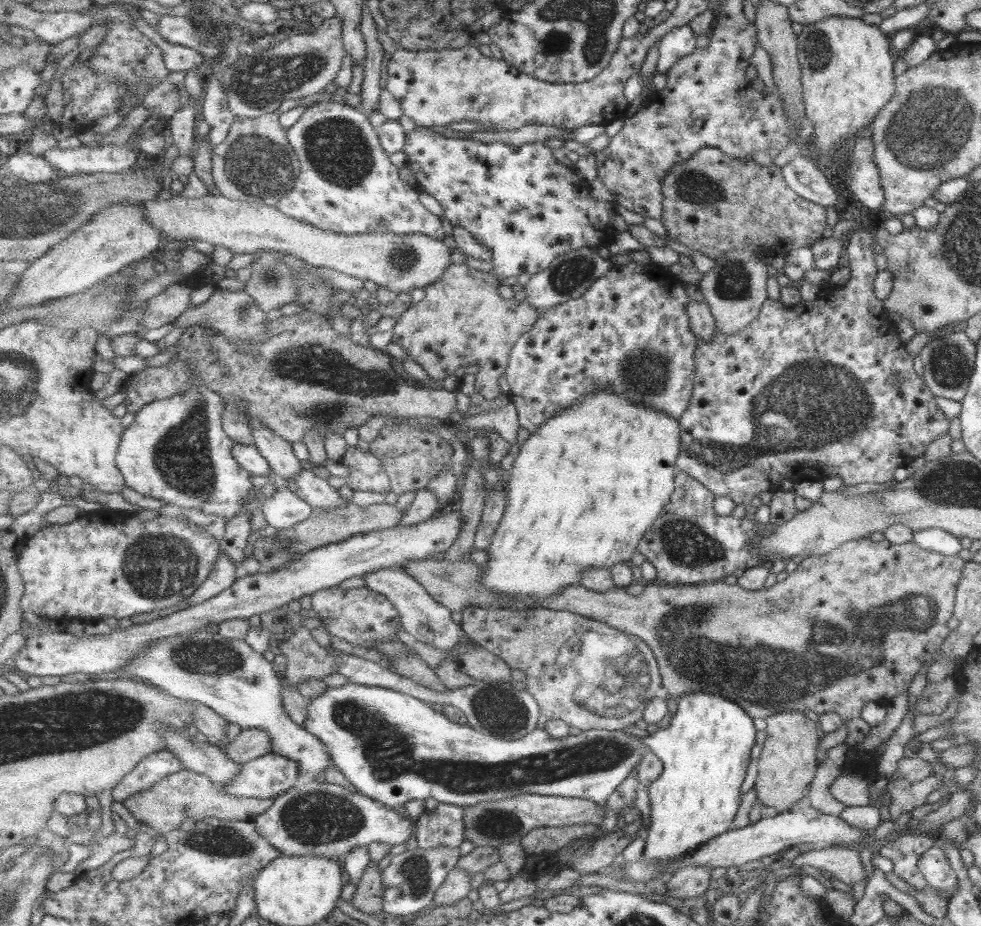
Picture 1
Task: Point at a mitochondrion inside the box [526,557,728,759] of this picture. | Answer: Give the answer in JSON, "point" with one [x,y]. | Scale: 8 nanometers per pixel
{"point":[611,682]}

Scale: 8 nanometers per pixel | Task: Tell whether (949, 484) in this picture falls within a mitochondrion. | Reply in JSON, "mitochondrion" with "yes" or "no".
{"mitochondrion":"yes"}

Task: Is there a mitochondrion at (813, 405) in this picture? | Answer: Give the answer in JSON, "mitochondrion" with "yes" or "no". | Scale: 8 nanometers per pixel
{"mitochondrion":"yes"}

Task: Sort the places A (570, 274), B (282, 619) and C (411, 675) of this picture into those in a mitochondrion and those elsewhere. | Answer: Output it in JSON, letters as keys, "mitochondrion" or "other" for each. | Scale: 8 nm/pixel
{"A":"mitochondrion","B":"other","C":"other"}

